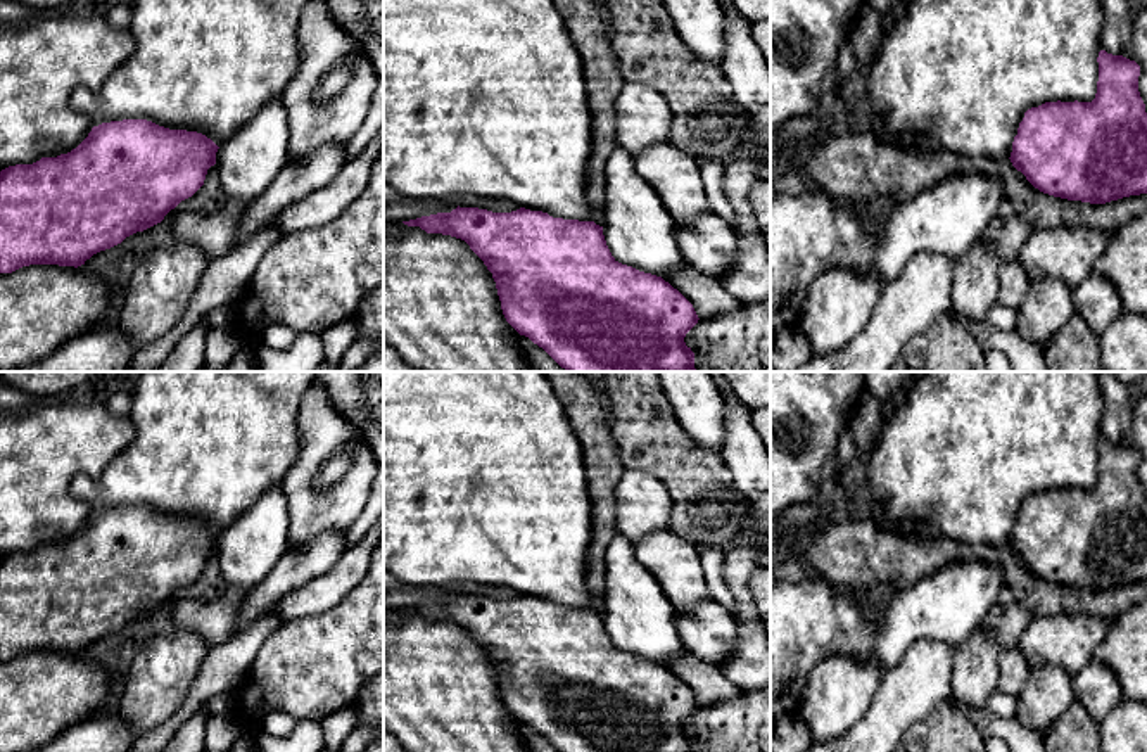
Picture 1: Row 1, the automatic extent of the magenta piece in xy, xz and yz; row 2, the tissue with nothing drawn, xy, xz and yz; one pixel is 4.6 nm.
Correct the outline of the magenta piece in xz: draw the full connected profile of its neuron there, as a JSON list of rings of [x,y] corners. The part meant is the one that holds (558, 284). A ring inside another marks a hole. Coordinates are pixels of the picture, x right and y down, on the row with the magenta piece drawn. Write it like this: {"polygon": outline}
{"polygon": [[[458,206],[451,213],[402,223],[465,240],[492,273],[506,322],[567,372],[696,372],[694,353],[684,342],[700,320],[693,304],[662,277],[618,263],[606,245],[603,226],[594,221],[553,218],[525,207],[492,213]]]}

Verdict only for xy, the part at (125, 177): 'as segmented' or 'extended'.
as segmented

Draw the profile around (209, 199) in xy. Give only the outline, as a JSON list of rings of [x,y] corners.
[[[216,164],[207,169],[204,185],[188,199],[181,201],[176,209],[199,214],[218,214],[228,202],[218,178]]]

